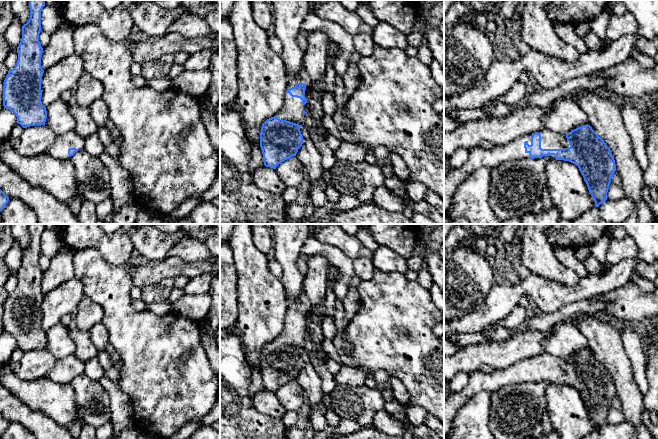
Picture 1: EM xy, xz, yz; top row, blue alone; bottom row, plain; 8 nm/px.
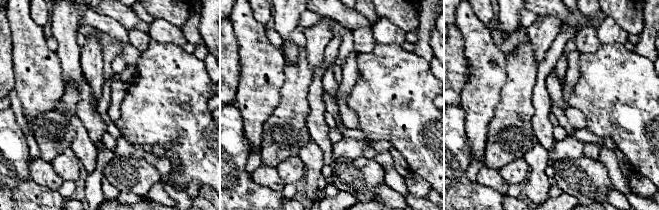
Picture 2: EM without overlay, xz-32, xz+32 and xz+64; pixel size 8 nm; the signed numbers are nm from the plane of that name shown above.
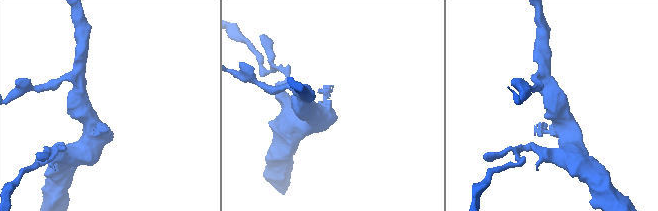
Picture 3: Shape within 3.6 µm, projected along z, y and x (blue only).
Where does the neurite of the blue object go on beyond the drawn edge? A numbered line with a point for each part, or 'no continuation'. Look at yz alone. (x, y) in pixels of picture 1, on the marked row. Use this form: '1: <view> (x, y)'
1: yz (549, 140)

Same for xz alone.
1: xz (303, 77)

